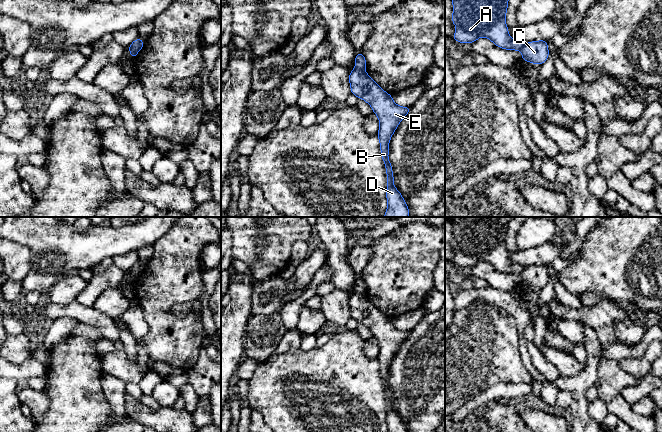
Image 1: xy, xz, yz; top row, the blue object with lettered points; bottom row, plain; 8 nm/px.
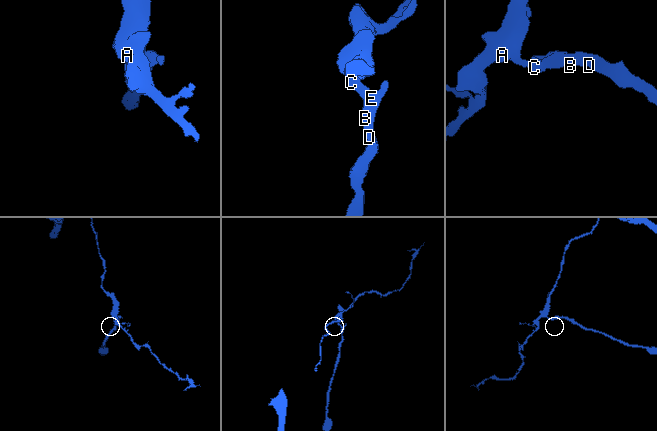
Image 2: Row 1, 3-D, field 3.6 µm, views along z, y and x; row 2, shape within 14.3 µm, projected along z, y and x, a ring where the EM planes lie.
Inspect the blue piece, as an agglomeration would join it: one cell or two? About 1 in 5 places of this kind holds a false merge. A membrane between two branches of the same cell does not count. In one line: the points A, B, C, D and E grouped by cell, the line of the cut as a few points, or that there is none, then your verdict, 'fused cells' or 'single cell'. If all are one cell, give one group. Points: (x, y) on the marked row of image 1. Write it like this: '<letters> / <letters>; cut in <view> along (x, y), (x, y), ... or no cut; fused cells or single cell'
A B C D E; no cut; single cell

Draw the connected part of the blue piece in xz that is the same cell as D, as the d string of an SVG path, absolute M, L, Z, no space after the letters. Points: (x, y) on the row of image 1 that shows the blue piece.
M363 53L355 56L355 69L350 71L349 83L351 94L366 101L377 115L380 128L377 136L387 174L386 197L388 207L384 217L409 217L409 208L401 193L395 188L392 165L388 158L389 141L401 120L409 113L411 107L402 107L394 103L392 95L386 93L370 75L365 72L366 59Z

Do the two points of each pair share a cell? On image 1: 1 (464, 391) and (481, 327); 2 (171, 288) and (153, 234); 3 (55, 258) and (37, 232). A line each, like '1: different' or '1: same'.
1: same
2: different
3: same

